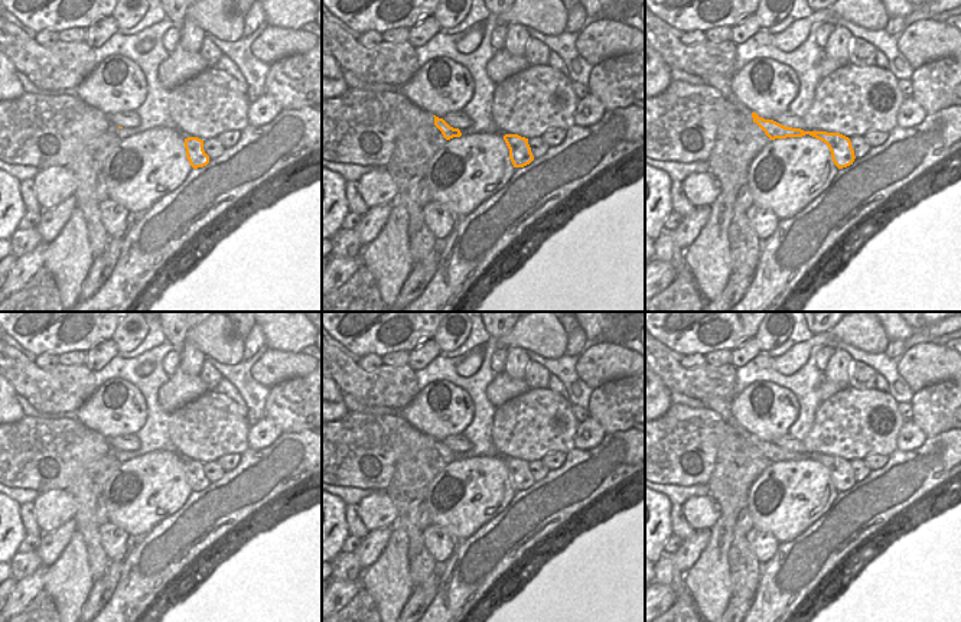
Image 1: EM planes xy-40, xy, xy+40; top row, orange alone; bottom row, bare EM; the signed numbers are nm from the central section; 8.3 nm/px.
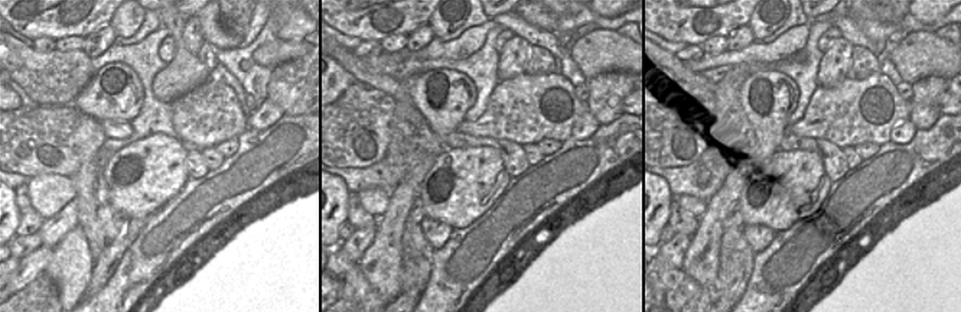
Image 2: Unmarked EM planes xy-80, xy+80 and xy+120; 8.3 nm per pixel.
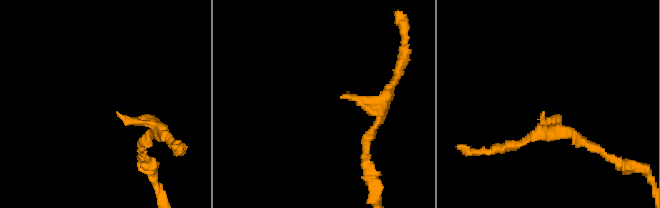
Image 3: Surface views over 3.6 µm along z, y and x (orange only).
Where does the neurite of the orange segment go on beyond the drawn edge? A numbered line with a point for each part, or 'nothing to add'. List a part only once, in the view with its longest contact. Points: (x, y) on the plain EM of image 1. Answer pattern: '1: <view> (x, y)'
nothing to add.

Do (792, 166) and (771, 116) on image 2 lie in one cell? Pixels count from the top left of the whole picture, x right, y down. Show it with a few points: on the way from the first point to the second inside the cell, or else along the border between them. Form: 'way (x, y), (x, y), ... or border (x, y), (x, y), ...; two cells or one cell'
border (778, 146), (774, 146), (753, 169); two cells

